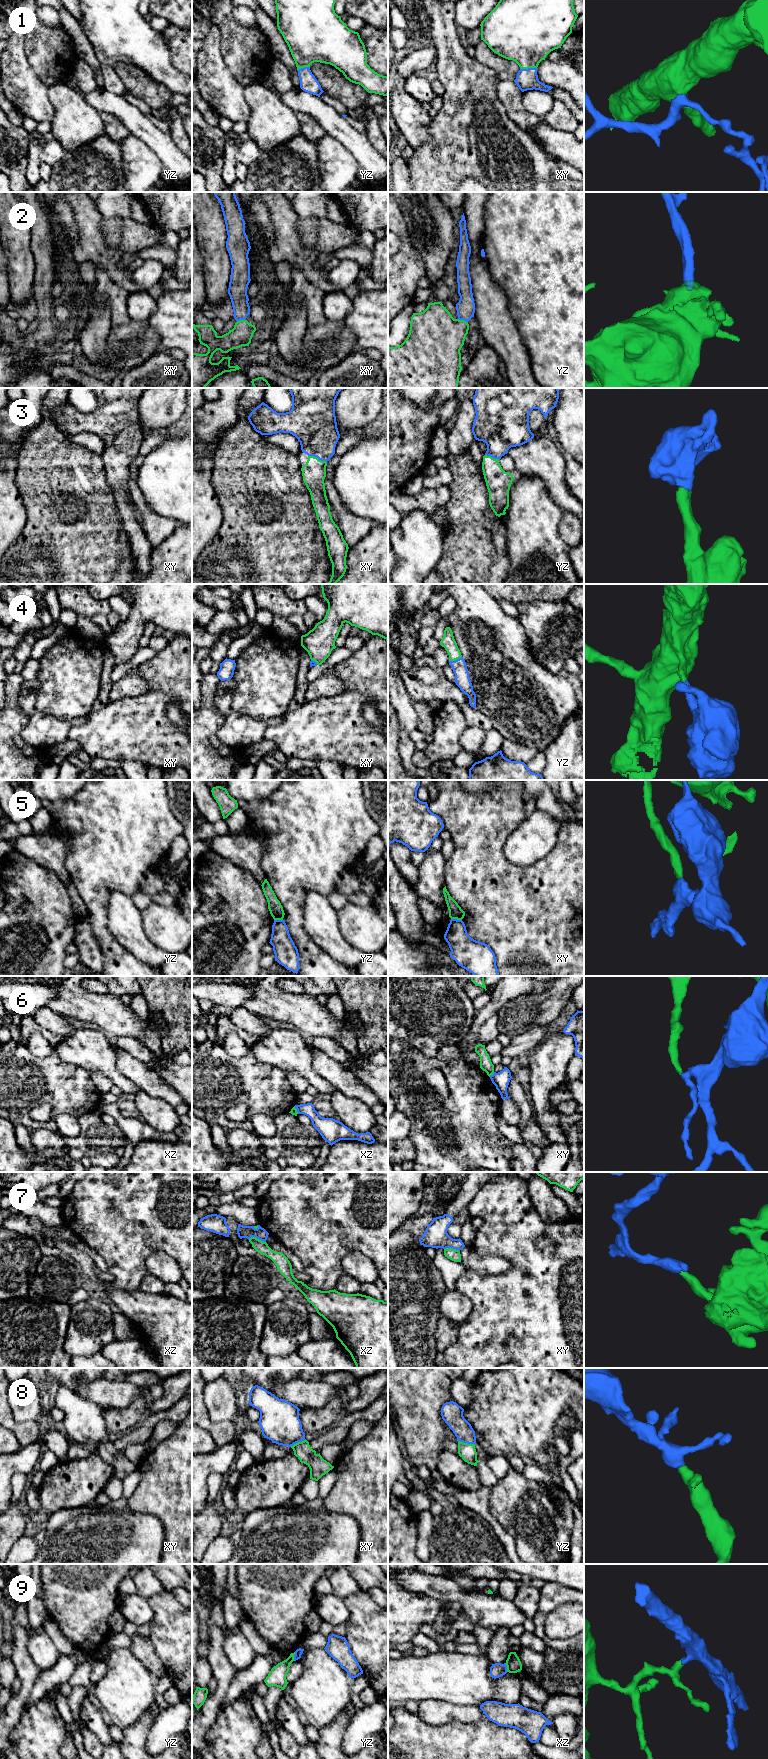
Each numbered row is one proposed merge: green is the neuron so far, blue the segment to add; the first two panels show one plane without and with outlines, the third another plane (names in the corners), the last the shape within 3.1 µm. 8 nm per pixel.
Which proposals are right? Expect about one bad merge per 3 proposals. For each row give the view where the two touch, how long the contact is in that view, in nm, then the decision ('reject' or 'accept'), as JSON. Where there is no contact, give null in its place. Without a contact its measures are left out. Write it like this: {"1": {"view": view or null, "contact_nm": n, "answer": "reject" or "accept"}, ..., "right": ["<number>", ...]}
{"1": {"view": "xy", "contact_nm": 140, "answer": "accept"}, "2": {"view": "yz", "contact_nm": 90, "answer": "accept"}, "3": {"view": "xy", "contact_nm": 160, "answer": "accept"}, "4": {"view": "yz", "contact_nm": 110, "answer": "accept"}, "5": {"view": "xy", "contact_nm": 90, "answer": "reject"}, "6": {"view": "xy", "contact_nm": 60, "answer": "reject"}, "7": {"view": "xz", "contact_nm": 150, "answer": "reject"}, "8": {"view": "yz", "contact_nm": 140, "answer": "accept"}, "9": {"view": "yz", "contact_nm": 70, "answer": "reject"}, "right": ["1", "2", "3", "4", "8"]}

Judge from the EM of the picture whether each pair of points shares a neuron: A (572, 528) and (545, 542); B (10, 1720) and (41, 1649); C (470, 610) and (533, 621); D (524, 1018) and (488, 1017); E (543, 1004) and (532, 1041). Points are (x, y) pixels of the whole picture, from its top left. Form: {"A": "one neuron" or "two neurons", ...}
{"A": "two neurons", "B": "two neurons", "C": "two neurons", "D": "two neurons", "E": "two neurons"}

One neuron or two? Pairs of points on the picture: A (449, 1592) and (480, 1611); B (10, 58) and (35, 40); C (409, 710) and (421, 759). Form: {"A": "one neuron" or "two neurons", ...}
{"A": "one neuron", "B": "two neurons", "C": "two neurons"}

